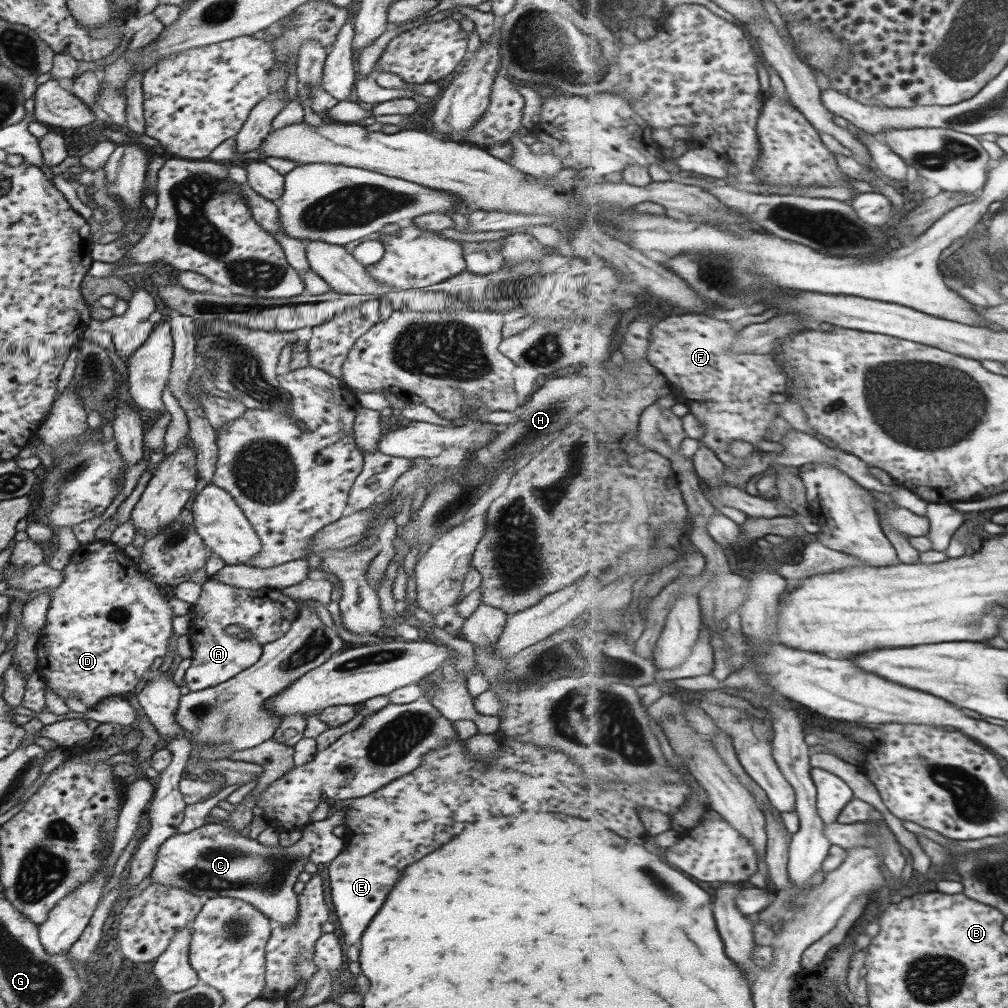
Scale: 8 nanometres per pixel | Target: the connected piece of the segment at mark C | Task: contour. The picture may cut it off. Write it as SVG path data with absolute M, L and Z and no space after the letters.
M342 807L324 820L310 821L300 829L300 839L289 847L282 847L278 843L261 844L257 839L239 835L228 825L207 823L187 833L175 833L163 841L157 847L156 857L148 875L152 882L181 888L193 896L205 896L207 899L215 898L215 896L227 896L242 900L262 912L273 924L290 926L298 913L297 894L292 889L293 884L298 881L297 875L303 872L303 866L307 862L321 866L325 862L330 863L343 850L344 837L335 836L332 828L344 824L344 814L346 814L346 808Z

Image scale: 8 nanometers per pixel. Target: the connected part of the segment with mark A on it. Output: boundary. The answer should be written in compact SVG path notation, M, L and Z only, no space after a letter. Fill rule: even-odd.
M207 579L201 585L199 597L190 607L190 628L187 638L191 645L191 663L185 670L183 682L191 691L203 690L221 684L238 672L255 664L262 653L262 644L277 640L298 616L300 601L285 596L275 588L237 588L233 584ZM228 625L236 625L253 634L251 639L240 640L227 632Z

